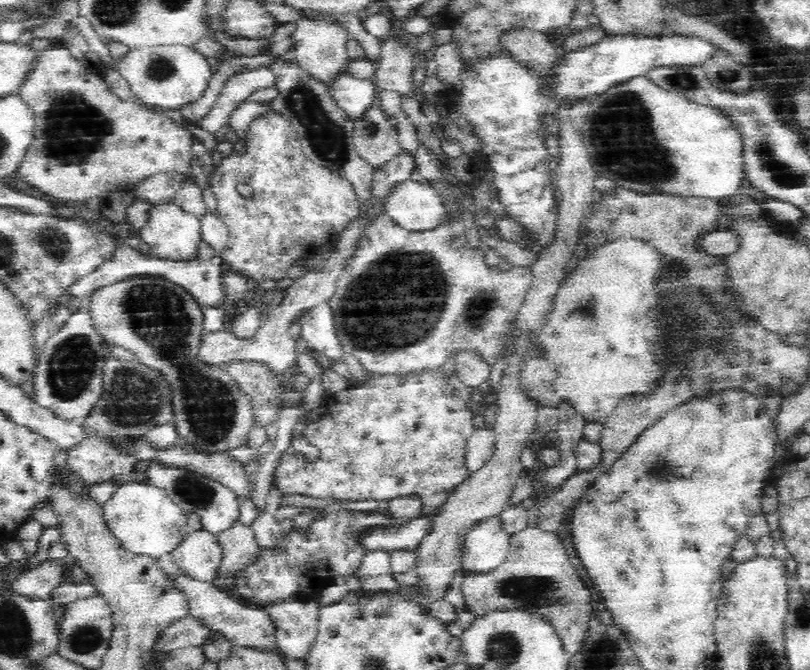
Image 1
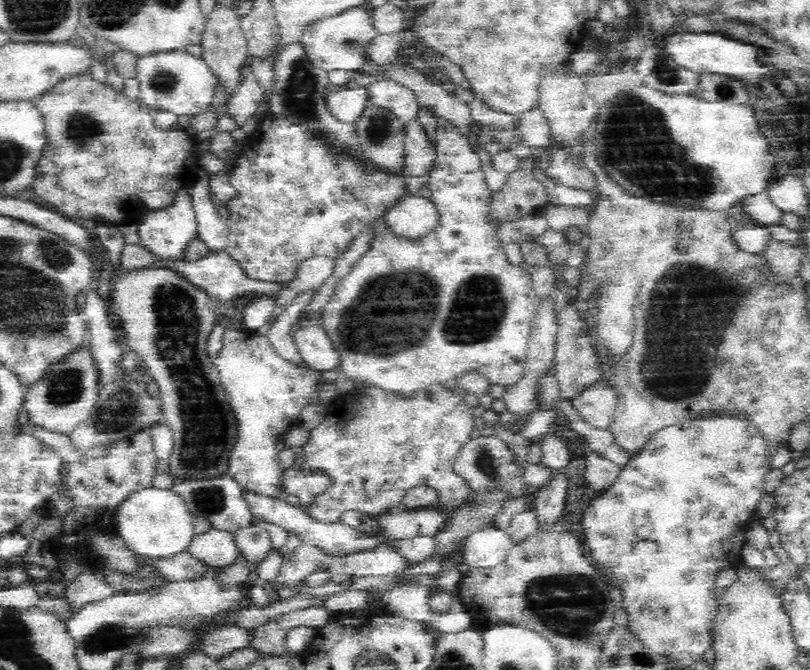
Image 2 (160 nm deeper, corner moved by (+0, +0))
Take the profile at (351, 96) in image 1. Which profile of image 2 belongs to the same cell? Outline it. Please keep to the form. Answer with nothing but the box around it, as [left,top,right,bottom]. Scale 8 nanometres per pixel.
[326,85,370,124]

